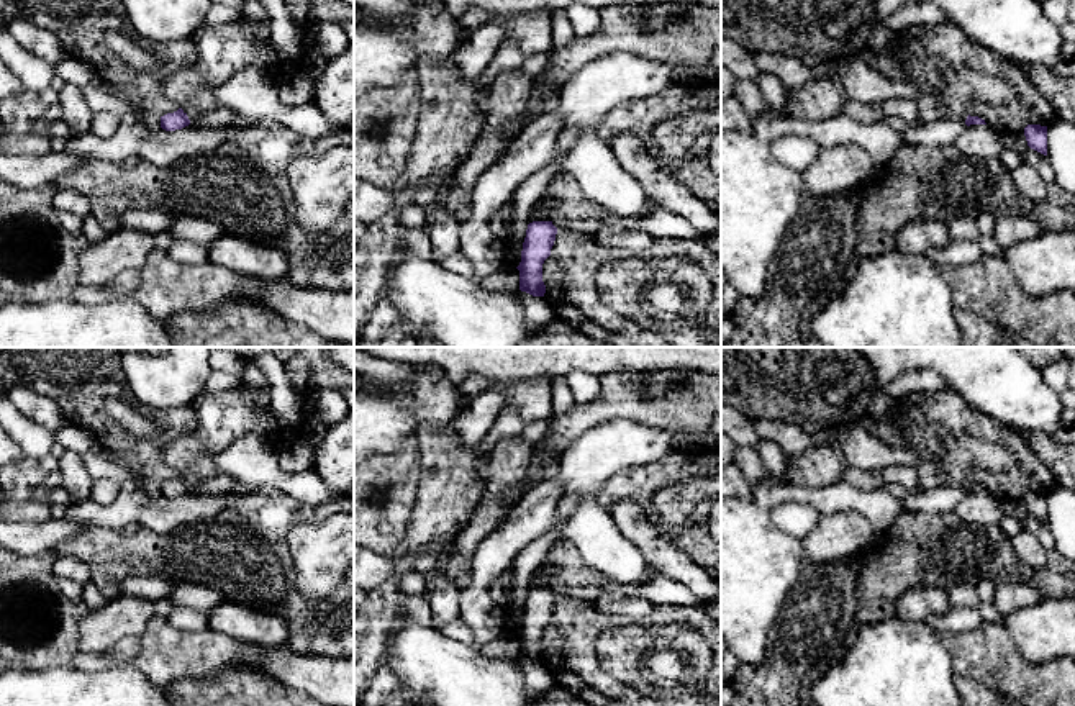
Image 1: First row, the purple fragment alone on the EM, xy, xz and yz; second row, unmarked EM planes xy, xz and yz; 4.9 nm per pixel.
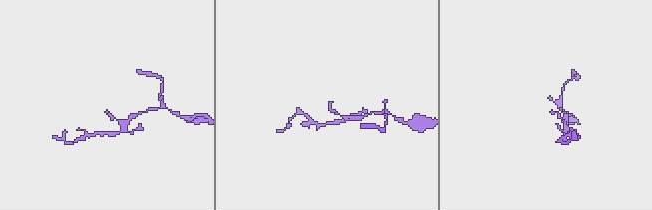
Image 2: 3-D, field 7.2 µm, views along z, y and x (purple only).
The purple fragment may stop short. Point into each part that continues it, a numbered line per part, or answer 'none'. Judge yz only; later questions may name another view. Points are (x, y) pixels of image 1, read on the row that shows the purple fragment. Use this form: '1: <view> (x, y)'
none

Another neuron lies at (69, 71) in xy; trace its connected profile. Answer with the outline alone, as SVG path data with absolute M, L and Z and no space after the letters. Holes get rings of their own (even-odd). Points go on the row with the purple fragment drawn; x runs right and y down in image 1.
M66 54L57 64L52 66L56 82L62 85L85 87L97 77L97 70L87 62Z

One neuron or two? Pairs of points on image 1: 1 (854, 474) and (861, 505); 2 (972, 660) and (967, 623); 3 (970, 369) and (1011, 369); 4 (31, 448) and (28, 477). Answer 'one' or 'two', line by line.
1: two
2: two
3: one
4: two

